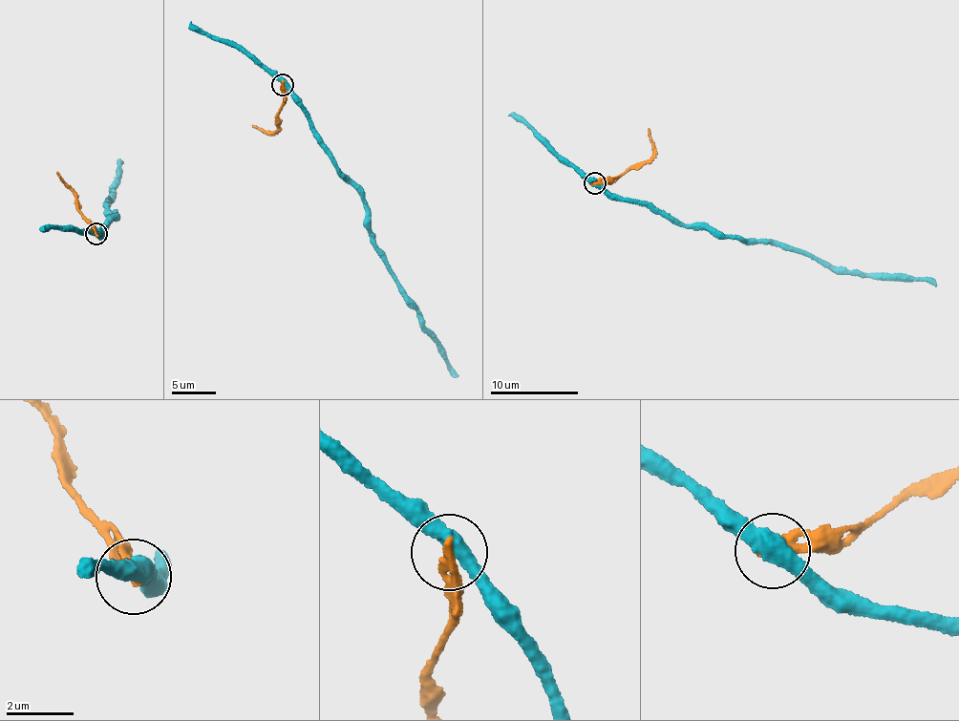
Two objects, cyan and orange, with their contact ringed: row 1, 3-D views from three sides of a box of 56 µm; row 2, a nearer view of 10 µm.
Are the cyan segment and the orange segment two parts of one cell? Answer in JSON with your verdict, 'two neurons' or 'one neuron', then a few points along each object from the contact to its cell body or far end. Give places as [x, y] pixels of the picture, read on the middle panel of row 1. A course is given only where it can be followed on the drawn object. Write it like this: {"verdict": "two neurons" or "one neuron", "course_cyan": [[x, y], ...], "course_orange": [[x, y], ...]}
{"verdict": "two neurons", "course_cyan": [[283, 83], [337, 166], [337, 175], [361, 196], [371, 242], [407, 298], [420, 326], [458, 376]], "course_orange": [[283, 83], [279, 127], [268, 132], [251, 124]]}

